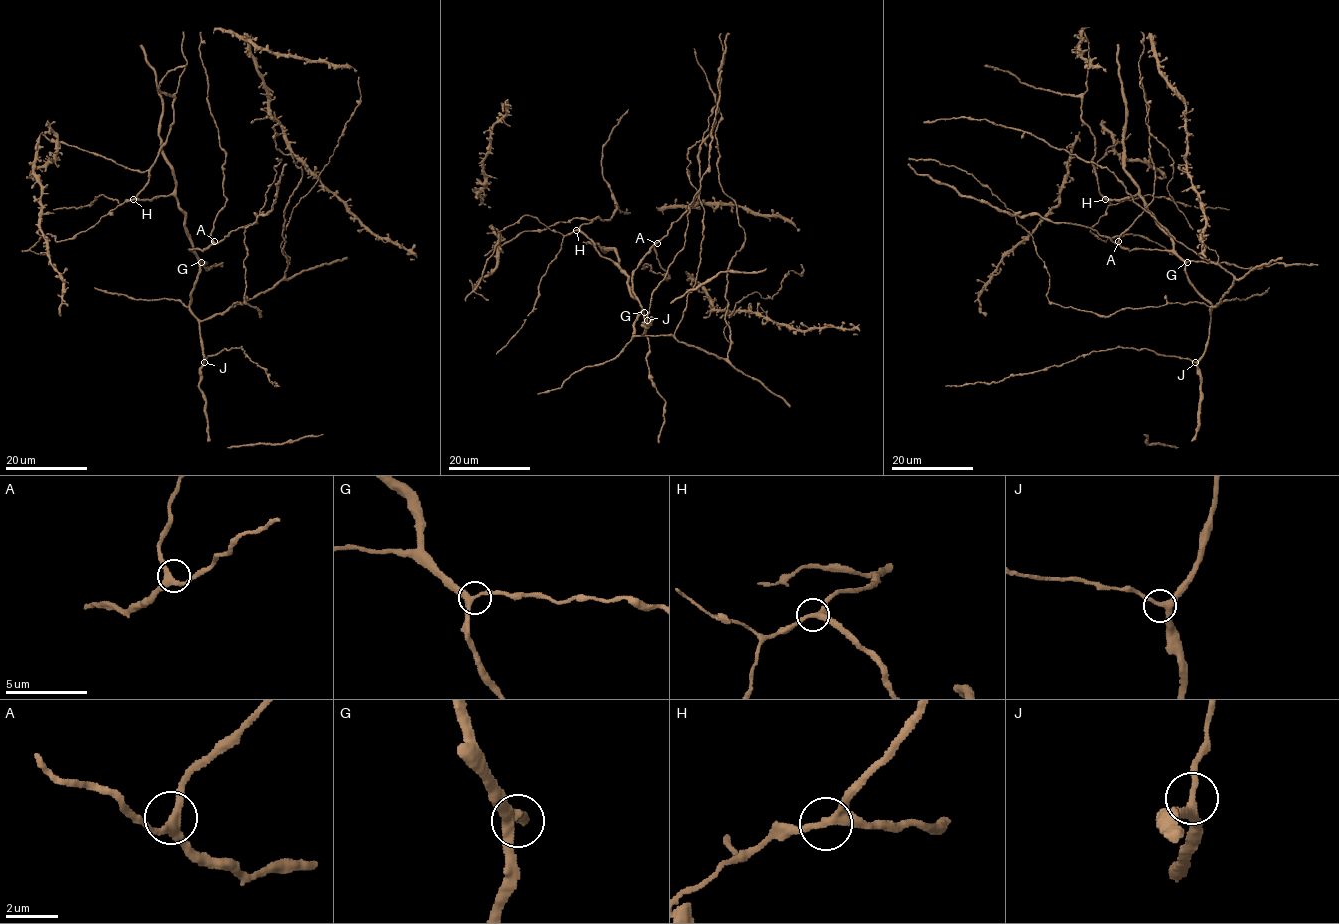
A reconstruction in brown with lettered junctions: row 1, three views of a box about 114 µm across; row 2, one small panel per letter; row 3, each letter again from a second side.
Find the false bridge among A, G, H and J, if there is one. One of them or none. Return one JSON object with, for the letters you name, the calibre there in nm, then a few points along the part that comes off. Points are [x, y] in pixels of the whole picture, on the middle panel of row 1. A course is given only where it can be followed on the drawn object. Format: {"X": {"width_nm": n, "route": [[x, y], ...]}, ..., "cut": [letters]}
{"cut": []}

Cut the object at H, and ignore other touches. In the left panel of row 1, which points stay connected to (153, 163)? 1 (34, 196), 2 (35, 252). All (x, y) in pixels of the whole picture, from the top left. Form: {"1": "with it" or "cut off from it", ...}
{"1": "with it", "2": "cut off from it"}

